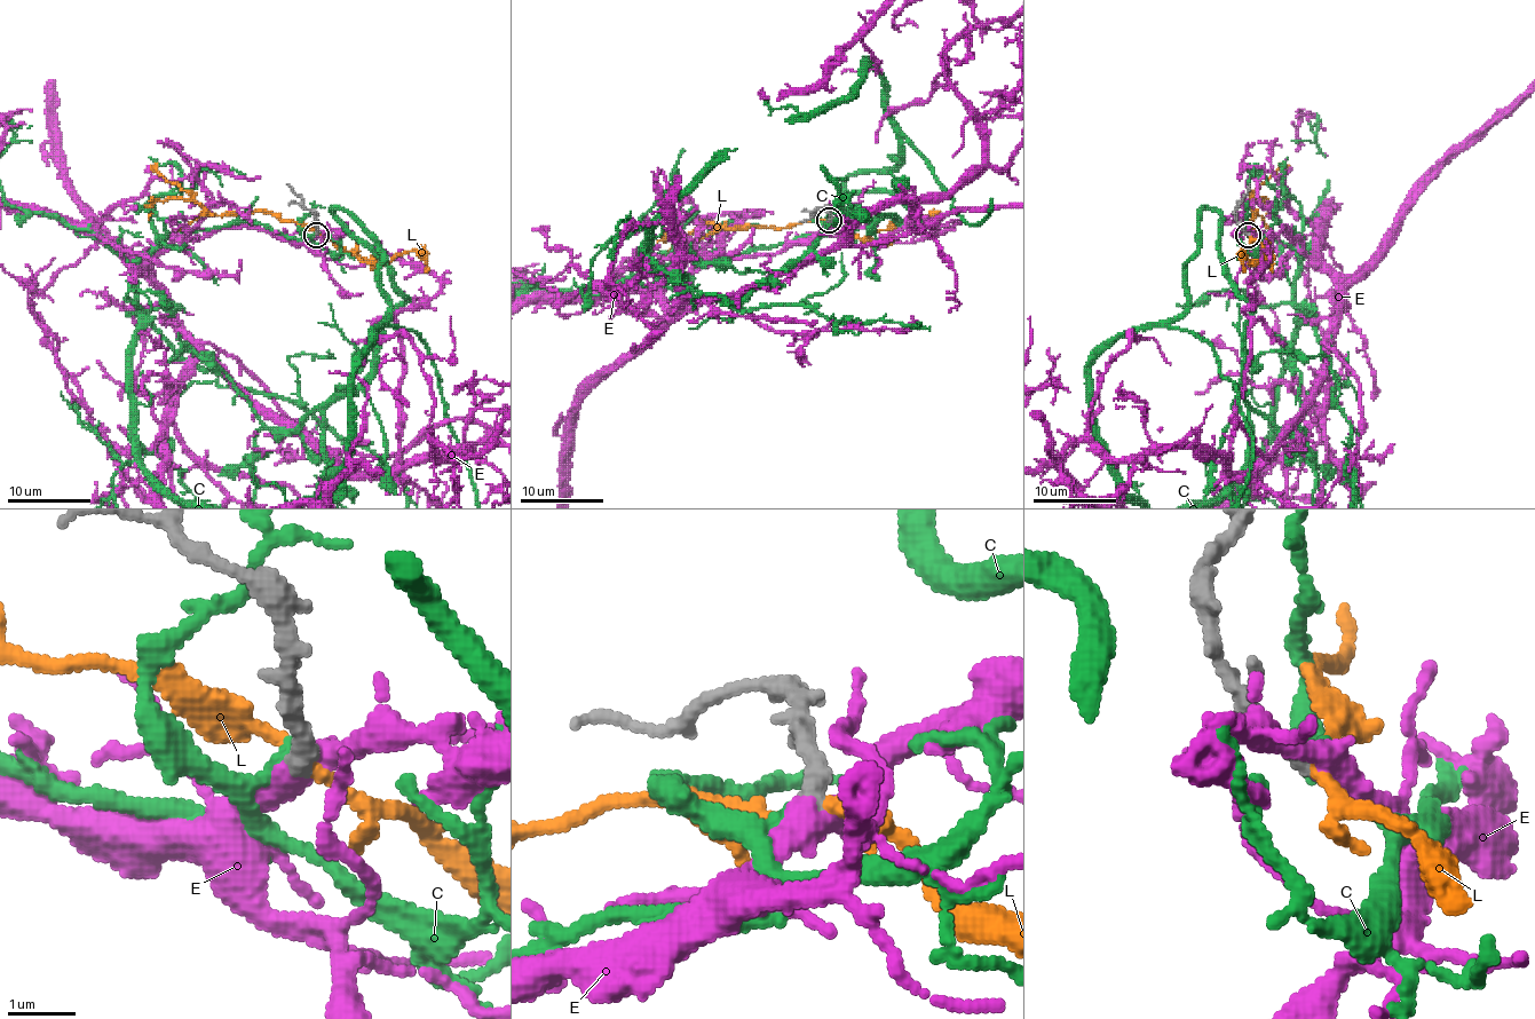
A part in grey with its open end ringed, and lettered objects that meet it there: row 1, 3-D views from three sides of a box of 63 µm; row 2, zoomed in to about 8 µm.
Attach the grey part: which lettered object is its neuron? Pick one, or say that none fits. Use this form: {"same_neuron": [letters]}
{"same_neuron": ["E"]}

